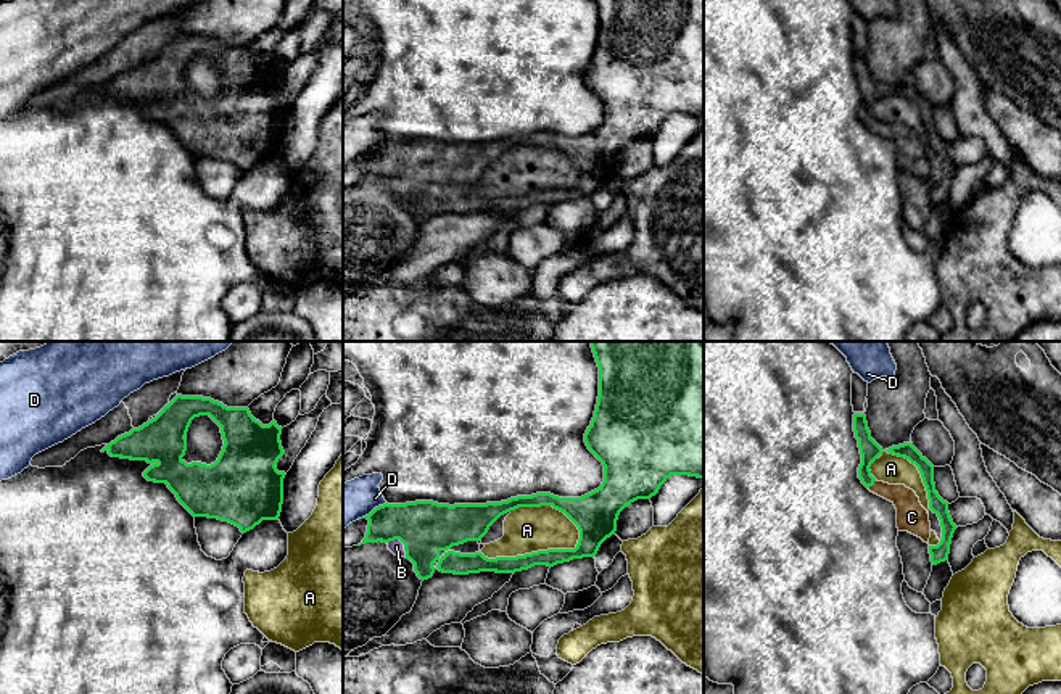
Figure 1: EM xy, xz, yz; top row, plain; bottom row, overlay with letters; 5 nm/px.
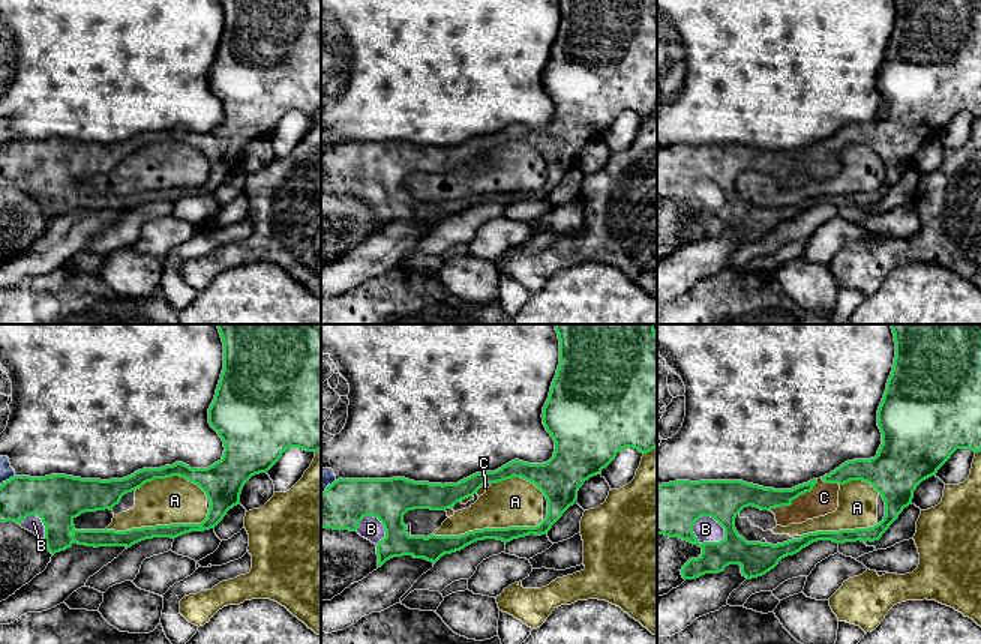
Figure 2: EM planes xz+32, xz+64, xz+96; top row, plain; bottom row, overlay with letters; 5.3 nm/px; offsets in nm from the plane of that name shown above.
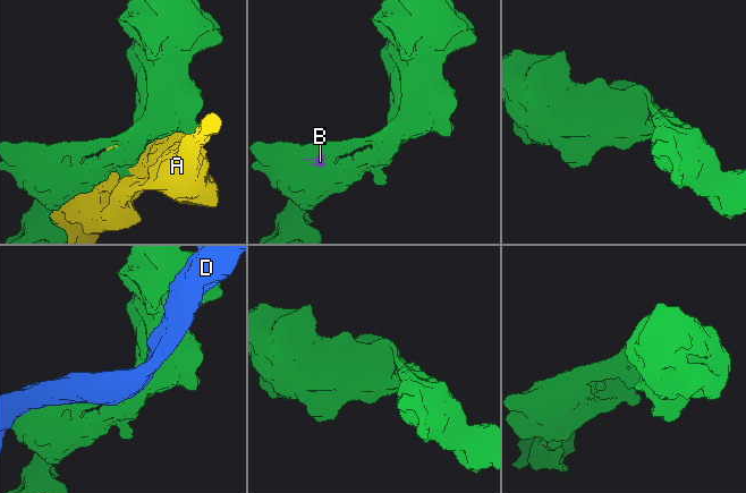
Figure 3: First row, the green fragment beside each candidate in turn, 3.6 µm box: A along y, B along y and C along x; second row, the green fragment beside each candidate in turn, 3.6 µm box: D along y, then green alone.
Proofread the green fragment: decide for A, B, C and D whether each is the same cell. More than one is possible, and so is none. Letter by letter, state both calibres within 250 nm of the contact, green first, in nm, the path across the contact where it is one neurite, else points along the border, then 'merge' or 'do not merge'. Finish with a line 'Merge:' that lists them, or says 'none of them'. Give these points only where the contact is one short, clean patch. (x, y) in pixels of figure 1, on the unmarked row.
A: calibres 90 and 220 nm; do not merge
B: calibres 280 and 70 nm; way xz (424, 166), (412, 169), (401, 181), (396, 185); merge
C: calibres 100 and 140 nm; merge
D: calibres 260 and 200 nm; do not merge
Merge: B, C

